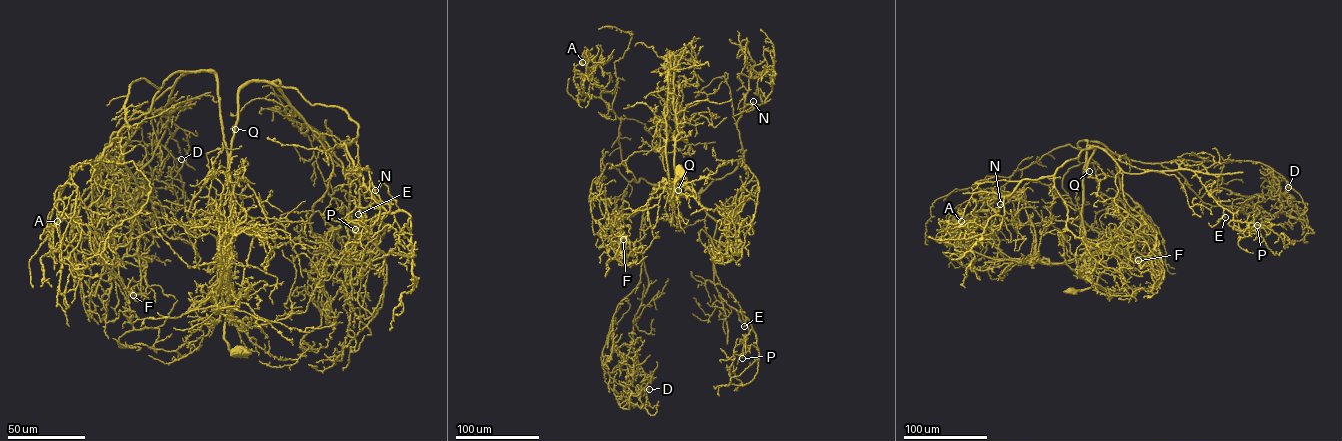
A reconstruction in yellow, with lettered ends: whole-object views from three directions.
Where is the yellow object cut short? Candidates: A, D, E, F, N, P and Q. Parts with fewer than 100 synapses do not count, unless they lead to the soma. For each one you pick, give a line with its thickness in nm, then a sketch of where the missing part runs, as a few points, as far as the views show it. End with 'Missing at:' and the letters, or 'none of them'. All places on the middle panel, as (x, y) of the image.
E: 360 nm | (744, 326), (734, 351), (726, 354), (734, 360), (737, 356)
Missing at: E

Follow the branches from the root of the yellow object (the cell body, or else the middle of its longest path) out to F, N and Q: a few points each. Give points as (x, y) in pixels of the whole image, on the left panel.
F: (240, 350), (224, 338), (213, 72), (183, 74), (124, 149), (138, 186), (127, 253), (147, 283), (133, 295)
N: (240, 350), (224, 338), (219, 223), (239, 91), (271, 81), (340, 107), (375, 190)
Q: (240, 350), (231, 351), (224, 338), (227, 296), (219, 223), (235, 129)

